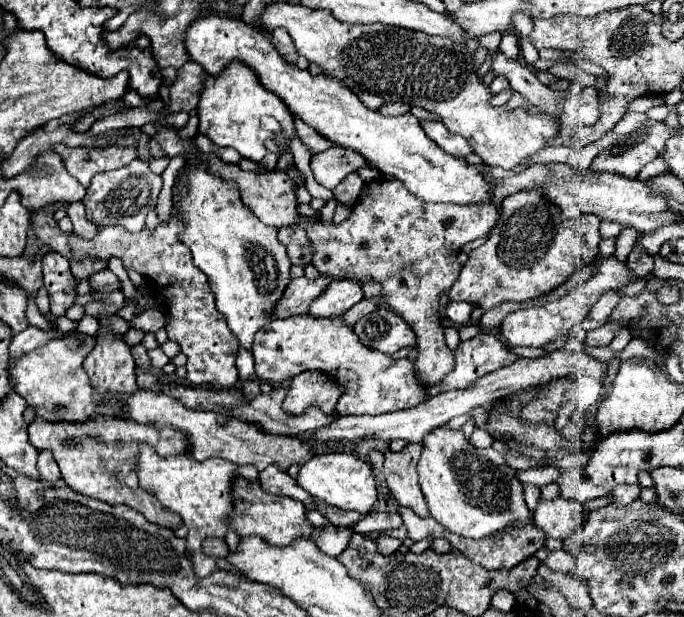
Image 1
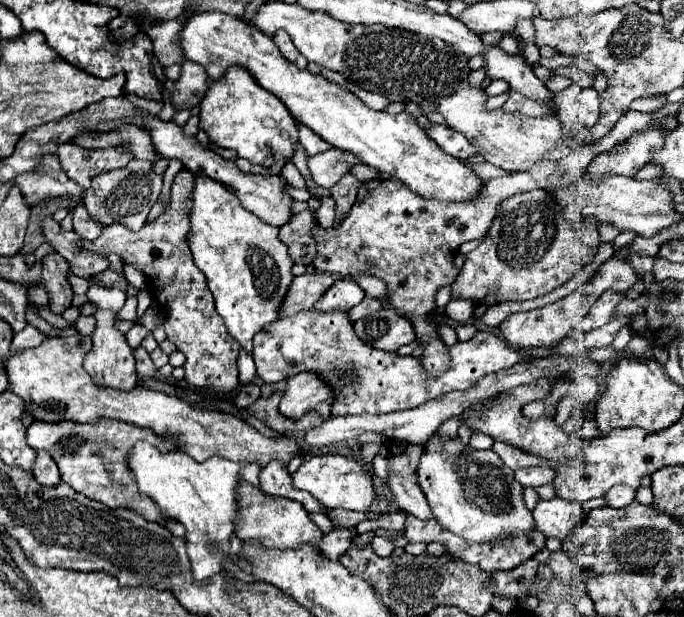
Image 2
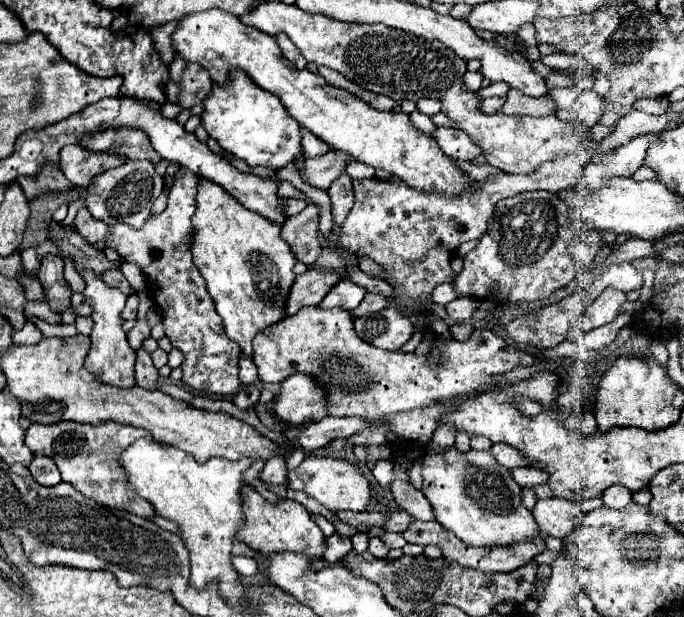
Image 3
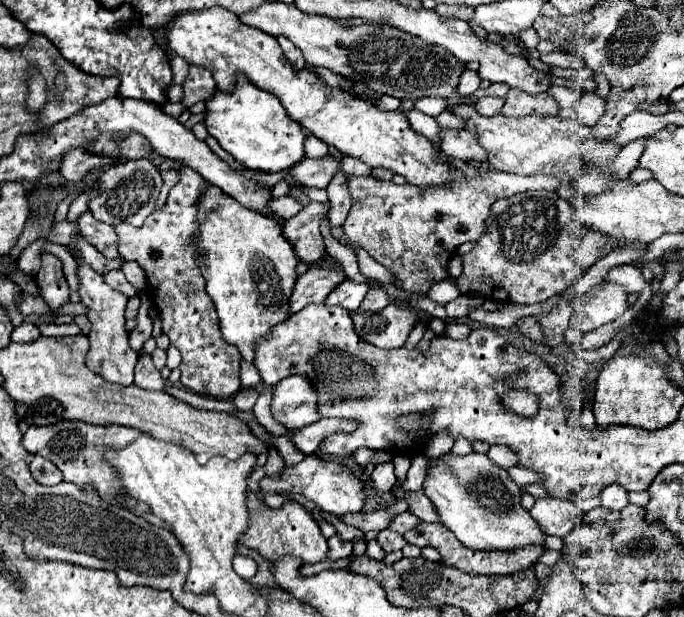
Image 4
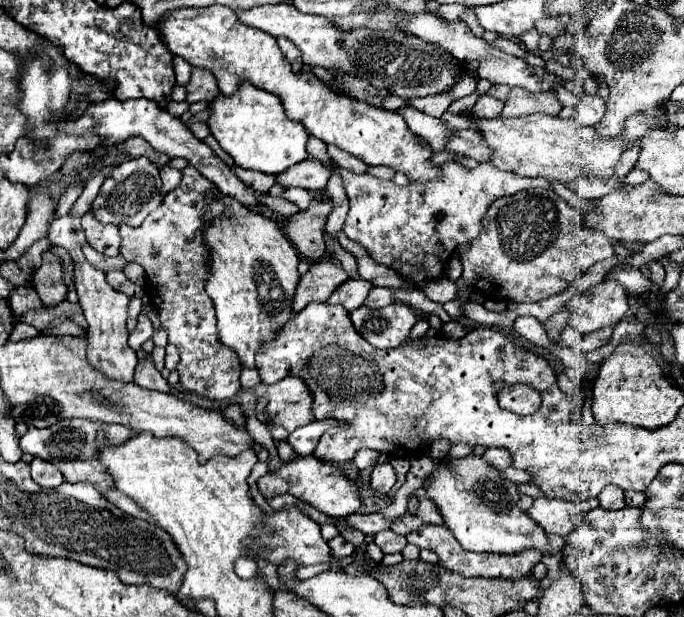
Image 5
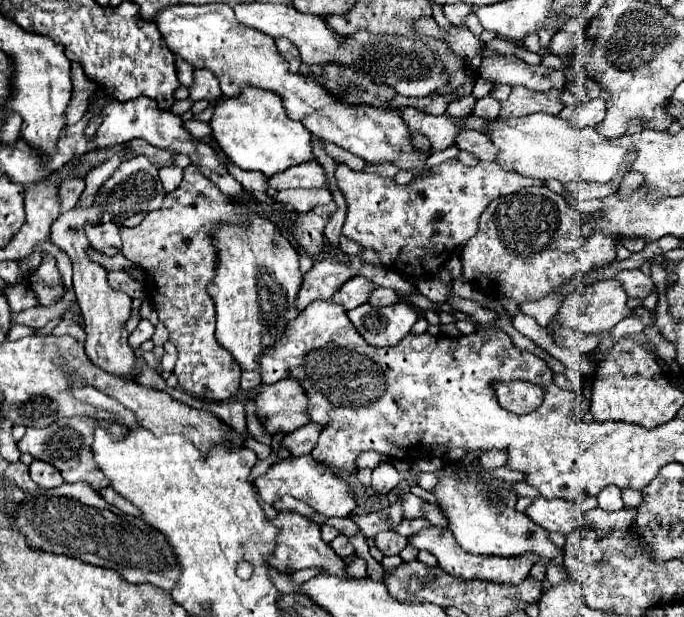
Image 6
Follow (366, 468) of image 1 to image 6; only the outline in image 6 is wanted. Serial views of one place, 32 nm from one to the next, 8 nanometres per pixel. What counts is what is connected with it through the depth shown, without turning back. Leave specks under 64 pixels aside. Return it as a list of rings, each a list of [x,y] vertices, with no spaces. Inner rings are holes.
[[[290,456],[286,460],[276,462],[274,466],[268,468],[268,472],[260,478],[256,478],[256,488],[262,496],[264,502],[272,504],[276,498],[282,496],[294,496],[306,504],[310,504],[316,512],[324,514],[324,516],[348,516],[358,504],[354,500],[354,492],[352,488],[338,476],[334,474],[334,470],[330,466],[324,466],[320,462],[316,462],[312,456]]]

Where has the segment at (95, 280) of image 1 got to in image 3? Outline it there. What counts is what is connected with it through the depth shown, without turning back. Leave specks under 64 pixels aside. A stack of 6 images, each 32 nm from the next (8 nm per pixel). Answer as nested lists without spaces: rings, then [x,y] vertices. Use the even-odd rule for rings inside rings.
[[[106,270],[100,278],[102,278],[102,282],[106,282],[106,286],[118,288],[118,290],[122,290],[126,296],[132,292],[132,288],[130,288],[128,280],[124,278],[124,274],[122,274],[120,270]]]

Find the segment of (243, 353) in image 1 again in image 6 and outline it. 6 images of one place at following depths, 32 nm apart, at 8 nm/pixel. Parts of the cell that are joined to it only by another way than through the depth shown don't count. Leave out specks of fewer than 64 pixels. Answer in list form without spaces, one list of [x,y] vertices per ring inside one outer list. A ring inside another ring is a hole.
[[[250,370],[250,372],[242,372],[242,390],[254,390],[254,388],[258,388],[262,384],[262,380],[260,380],[260,372],[256,372],[256,370]]]

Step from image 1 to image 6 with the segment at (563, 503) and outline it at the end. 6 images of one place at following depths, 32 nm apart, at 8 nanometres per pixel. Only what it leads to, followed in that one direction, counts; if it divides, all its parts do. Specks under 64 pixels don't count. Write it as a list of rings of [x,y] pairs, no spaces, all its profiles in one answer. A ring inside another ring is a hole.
[[[542,496],[532,502],[526,514],[548,532],[560,532],[564,536],[576,530],[576,526],[580,526],[580,518],[584,518],[572,500],[548,500]]]

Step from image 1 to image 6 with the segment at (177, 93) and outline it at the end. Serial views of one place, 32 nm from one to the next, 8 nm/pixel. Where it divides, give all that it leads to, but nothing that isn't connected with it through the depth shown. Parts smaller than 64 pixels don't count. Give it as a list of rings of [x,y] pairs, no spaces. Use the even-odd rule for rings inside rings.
[[[194,70],[194,82],[190,86],[190,100],[208,100],[214,102],[222,96],[220,86],[216,82],[216,76],[210,70]]]

